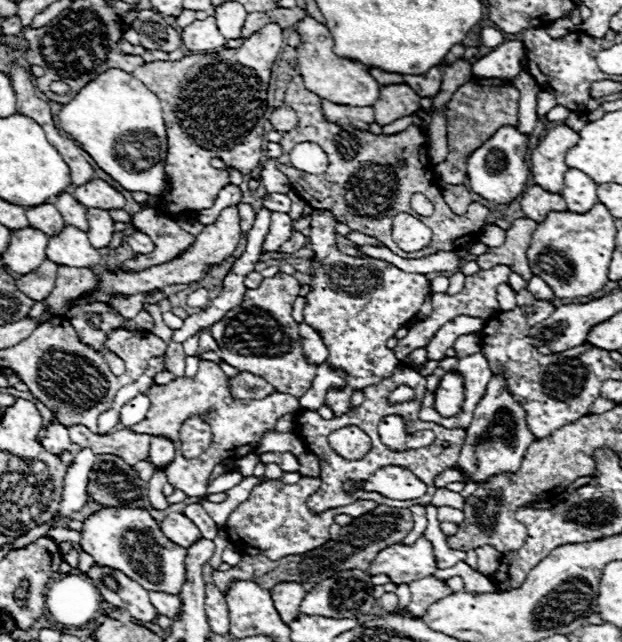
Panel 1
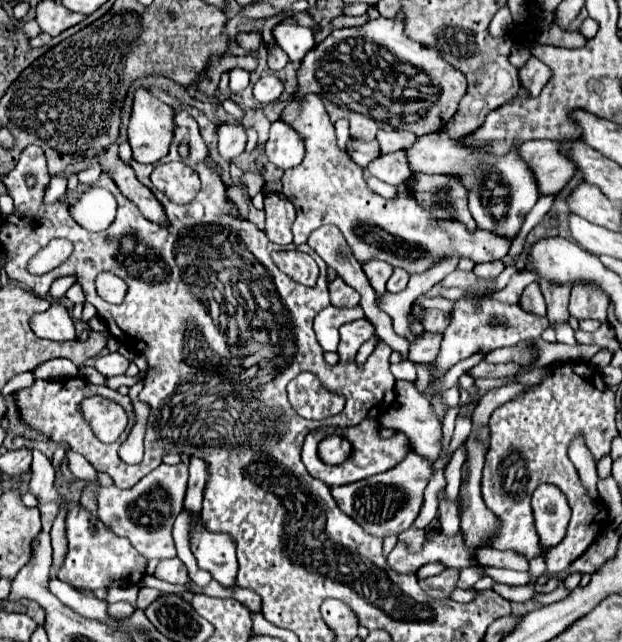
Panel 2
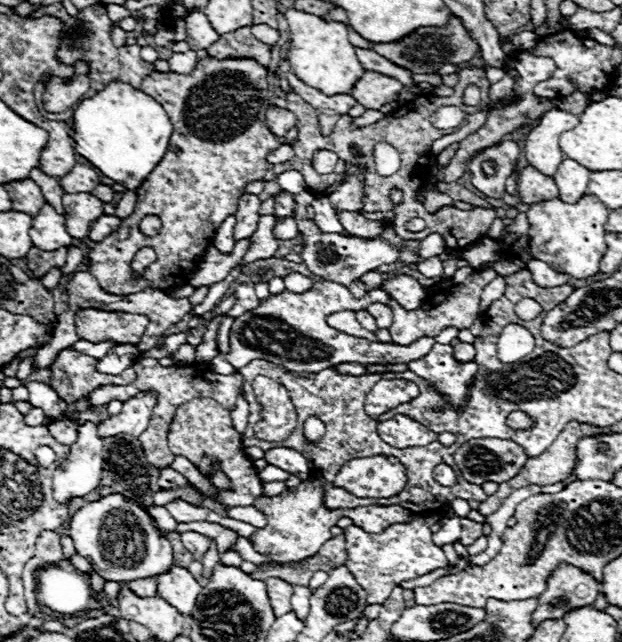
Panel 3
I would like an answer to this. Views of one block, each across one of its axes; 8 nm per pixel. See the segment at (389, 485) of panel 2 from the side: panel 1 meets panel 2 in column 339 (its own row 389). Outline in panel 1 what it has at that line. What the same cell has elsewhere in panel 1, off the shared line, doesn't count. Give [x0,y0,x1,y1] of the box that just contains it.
[458,376,536,482]

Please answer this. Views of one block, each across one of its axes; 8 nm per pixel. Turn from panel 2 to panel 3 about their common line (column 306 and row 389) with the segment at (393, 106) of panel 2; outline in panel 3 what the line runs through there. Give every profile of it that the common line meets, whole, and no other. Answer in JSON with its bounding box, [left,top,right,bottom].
[52,348,136,406]

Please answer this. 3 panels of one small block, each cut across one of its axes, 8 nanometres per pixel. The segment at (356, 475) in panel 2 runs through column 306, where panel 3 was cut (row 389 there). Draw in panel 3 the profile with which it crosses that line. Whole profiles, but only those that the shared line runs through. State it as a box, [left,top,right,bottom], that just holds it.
[410,344,478,410]

